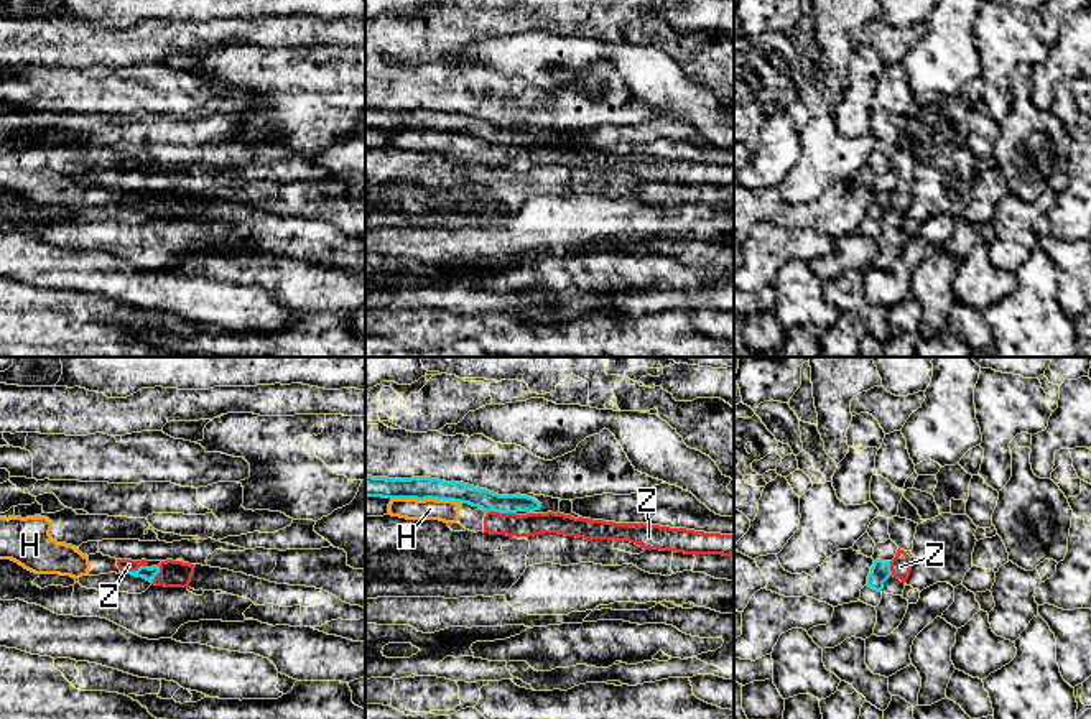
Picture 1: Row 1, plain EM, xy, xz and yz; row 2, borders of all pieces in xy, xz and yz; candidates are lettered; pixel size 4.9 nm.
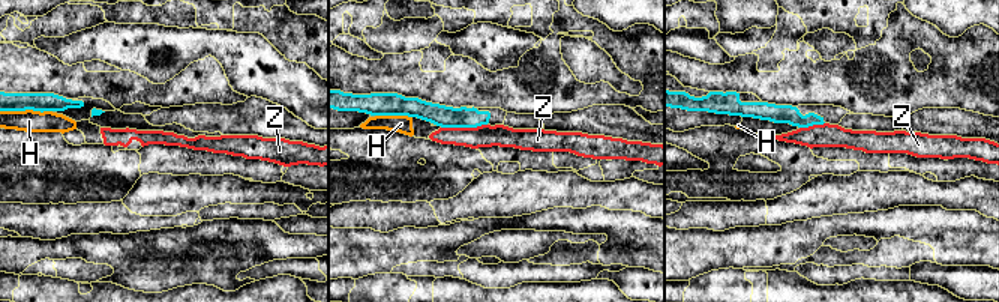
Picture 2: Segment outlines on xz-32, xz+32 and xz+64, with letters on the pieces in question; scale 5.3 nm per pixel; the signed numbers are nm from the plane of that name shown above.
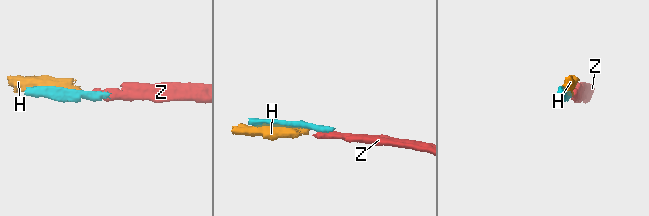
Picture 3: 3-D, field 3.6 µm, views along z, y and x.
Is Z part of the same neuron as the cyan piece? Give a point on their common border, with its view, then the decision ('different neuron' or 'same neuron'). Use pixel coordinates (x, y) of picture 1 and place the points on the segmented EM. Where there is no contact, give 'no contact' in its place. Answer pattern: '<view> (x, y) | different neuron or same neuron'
xz (502, 512) | different neuron

